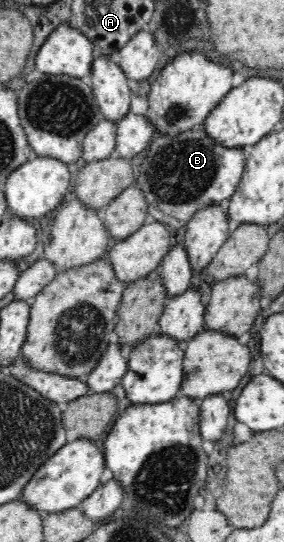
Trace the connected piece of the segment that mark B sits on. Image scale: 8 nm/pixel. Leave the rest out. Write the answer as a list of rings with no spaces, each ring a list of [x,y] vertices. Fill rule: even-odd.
[[[203,124],[177,136],[157,133],[148,149],[135,183],[144,192],[150,216],[172,229],[186,225],[201,208],[221,204],[235,194],[247,153],[243,149],[217,144],[207,134]]]

